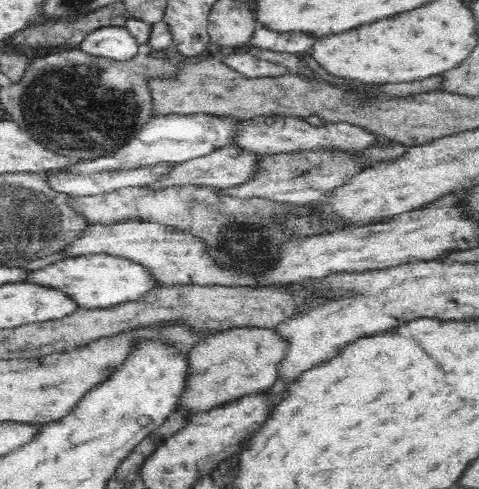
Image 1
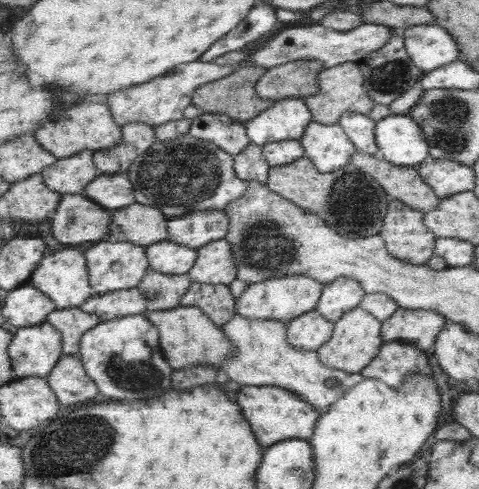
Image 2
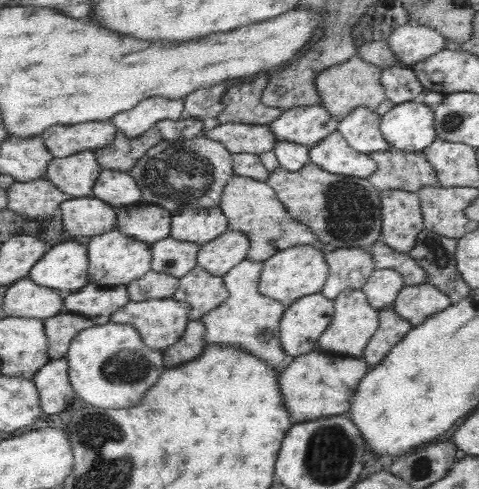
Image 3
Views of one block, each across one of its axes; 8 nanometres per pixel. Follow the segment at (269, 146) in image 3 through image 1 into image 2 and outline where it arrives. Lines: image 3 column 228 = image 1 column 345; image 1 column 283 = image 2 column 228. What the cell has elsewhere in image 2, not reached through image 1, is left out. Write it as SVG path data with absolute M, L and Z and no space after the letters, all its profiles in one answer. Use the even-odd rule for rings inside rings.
M201 114L191 120L189 136L213 142L219 150L235 156L249 146L245 122L237 122L225 114Z

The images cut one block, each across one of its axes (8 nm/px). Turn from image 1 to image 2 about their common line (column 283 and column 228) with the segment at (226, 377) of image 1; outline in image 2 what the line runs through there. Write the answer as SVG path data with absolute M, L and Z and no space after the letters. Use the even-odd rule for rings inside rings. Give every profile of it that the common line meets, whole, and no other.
M179 306L175 310L161 310L161 312L145 312L153 324L161 332L161 344L167 360L175 370L183 370L187 366L207 366L219 370L223 362L229 362L235 356L235 346L223 332L223 328L217 328L203 310L195 306Z

